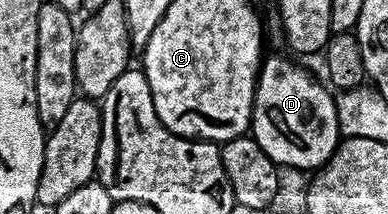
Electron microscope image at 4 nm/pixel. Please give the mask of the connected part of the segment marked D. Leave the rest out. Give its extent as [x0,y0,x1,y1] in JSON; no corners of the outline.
[250,55,342,171]

